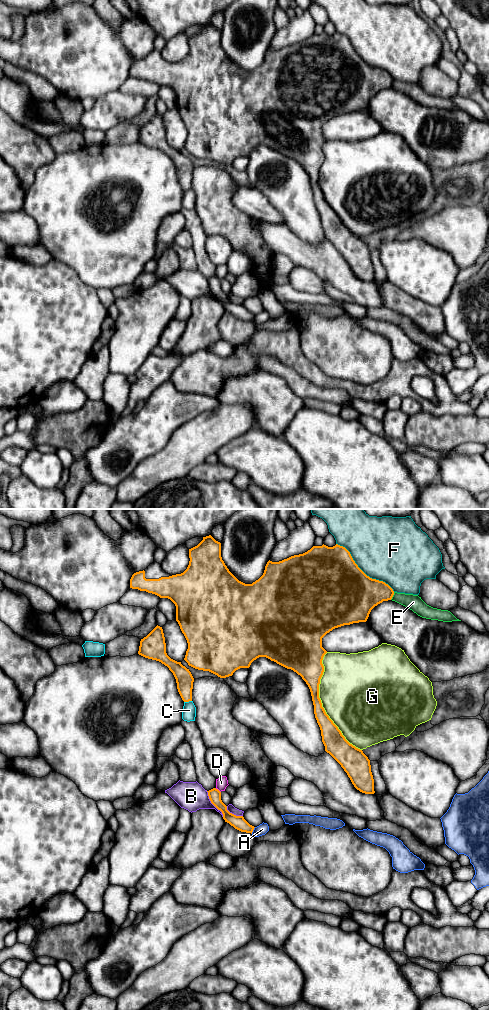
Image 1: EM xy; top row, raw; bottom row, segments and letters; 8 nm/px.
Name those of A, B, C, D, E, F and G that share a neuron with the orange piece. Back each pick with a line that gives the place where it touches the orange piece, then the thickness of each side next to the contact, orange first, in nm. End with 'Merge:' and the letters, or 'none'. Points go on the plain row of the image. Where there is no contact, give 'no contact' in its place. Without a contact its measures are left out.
Merge: none

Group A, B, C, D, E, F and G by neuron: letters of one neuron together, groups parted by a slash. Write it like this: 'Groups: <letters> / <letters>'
Groups: A / B / C / D / E / F / G

